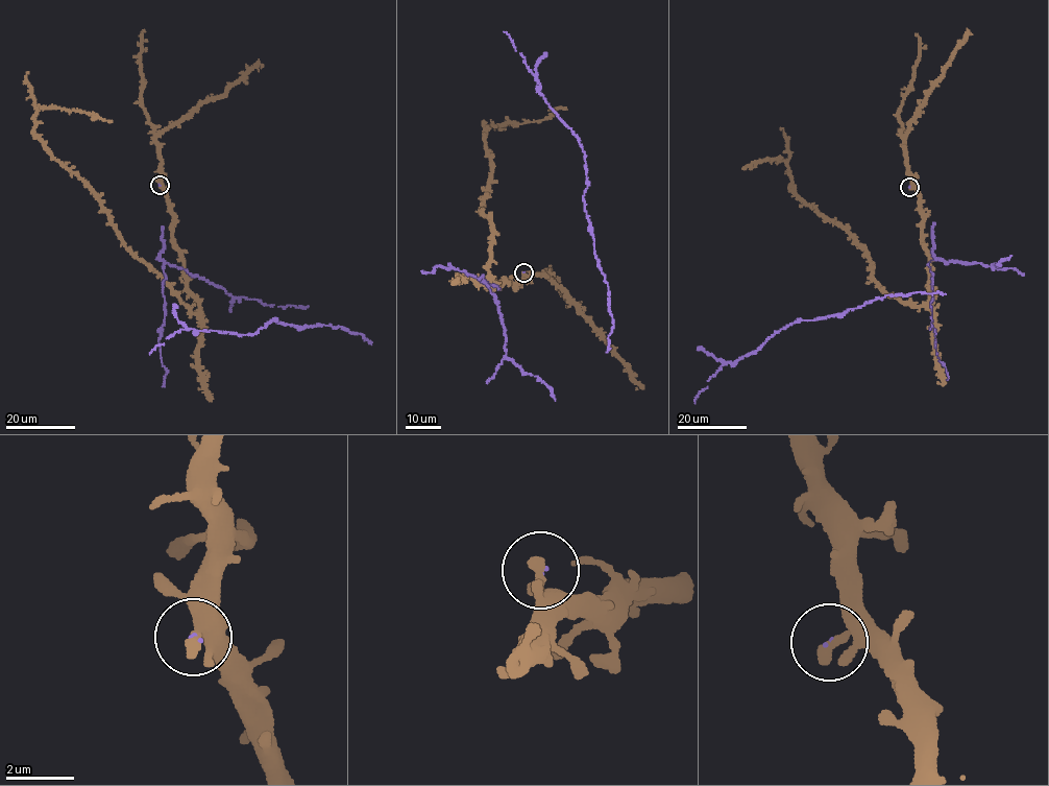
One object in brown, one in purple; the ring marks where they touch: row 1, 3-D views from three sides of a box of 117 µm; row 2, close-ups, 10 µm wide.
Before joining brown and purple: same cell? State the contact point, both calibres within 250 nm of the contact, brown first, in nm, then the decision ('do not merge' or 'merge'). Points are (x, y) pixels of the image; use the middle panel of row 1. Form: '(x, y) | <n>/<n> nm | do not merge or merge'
(523, 272) | 320/50 nm | do not merge

